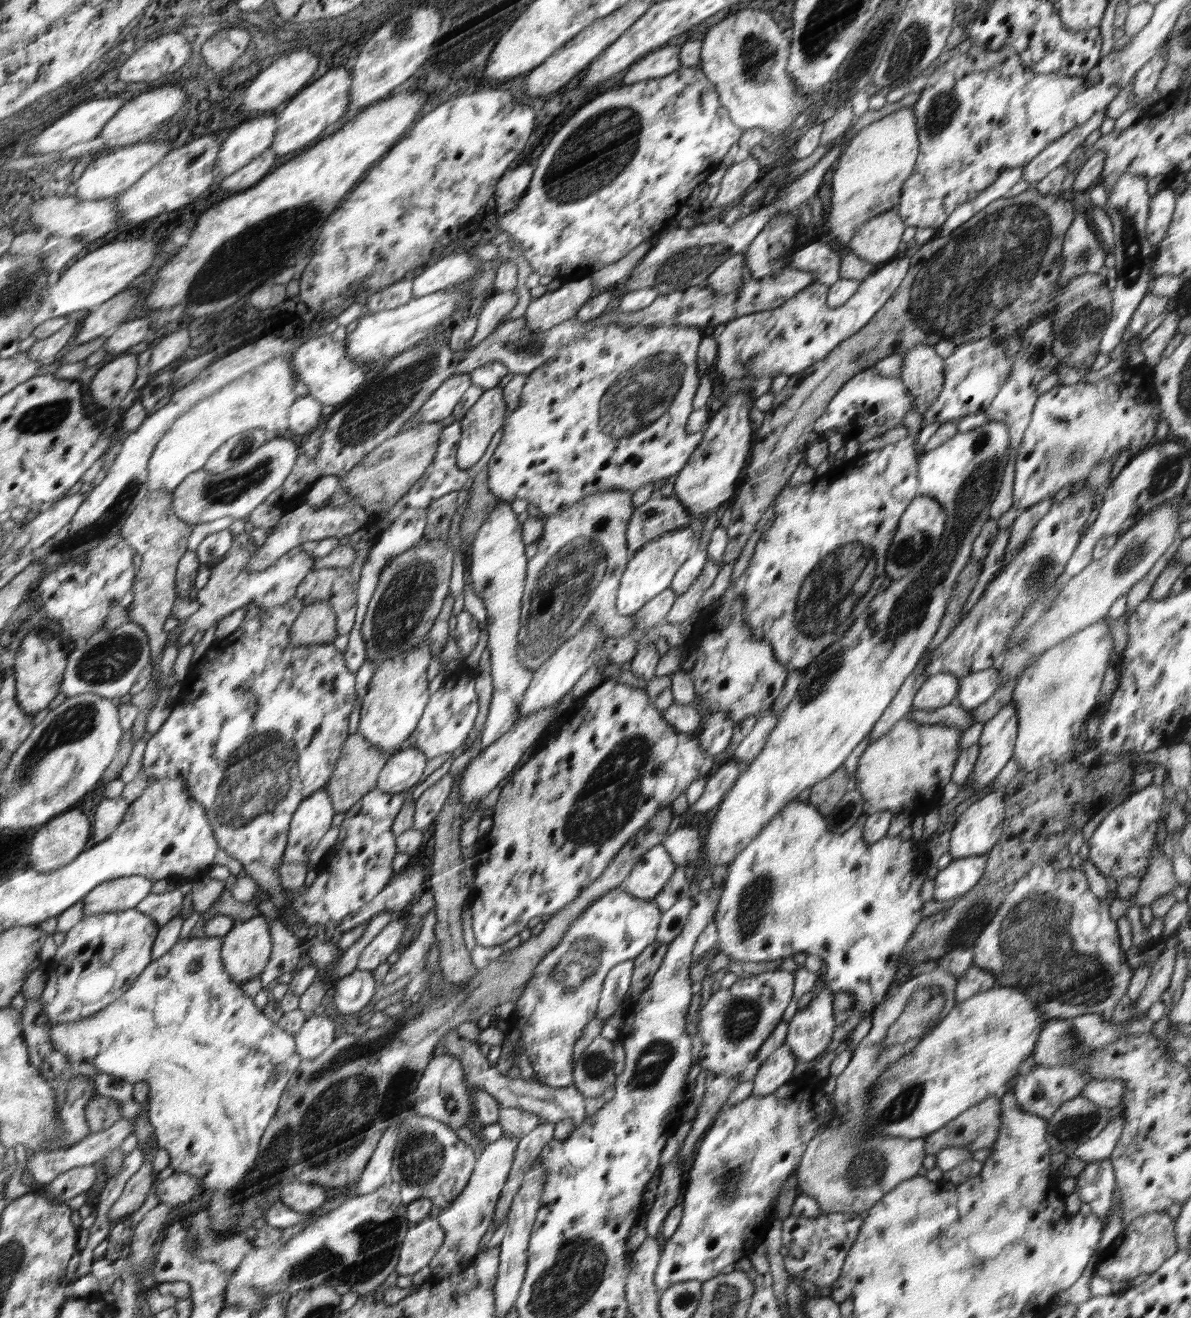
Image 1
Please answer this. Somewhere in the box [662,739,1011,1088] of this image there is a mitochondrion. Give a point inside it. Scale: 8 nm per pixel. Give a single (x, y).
(923, 1003)

